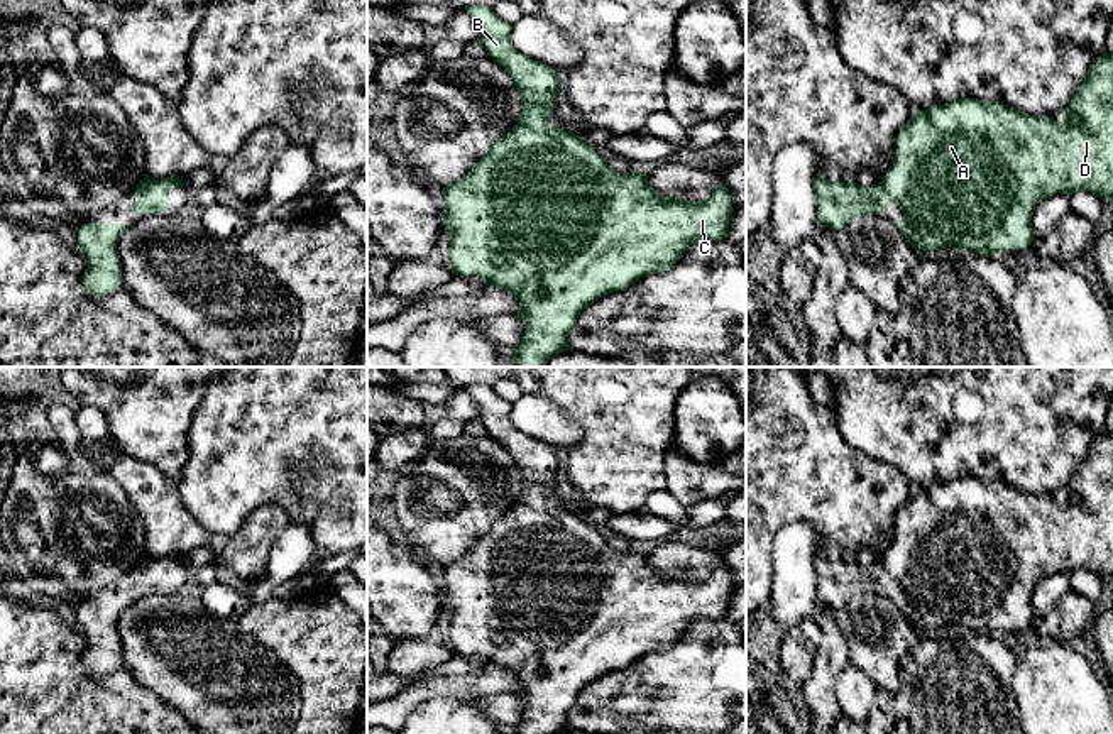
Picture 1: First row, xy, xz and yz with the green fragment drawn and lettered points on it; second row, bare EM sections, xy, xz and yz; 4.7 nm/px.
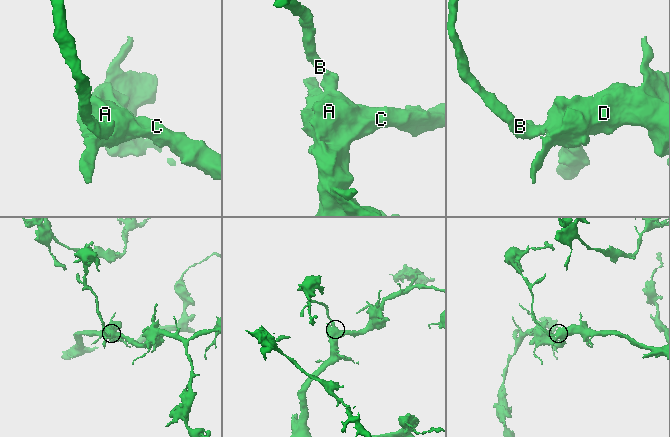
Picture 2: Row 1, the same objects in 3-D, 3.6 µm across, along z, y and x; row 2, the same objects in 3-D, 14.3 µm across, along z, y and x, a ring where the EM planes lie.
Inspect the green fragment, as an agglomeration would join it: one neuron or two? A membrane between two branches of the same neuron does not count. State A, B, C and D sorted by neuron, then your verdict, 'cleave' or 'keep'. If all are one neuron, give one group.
groups A B C D; keep

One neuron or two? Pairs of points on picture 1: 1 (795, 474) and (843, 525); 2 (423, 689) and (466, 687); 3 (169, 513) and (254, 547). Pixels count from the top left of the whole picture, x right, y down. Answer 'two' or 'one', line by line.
1: one
2: one
3: one

